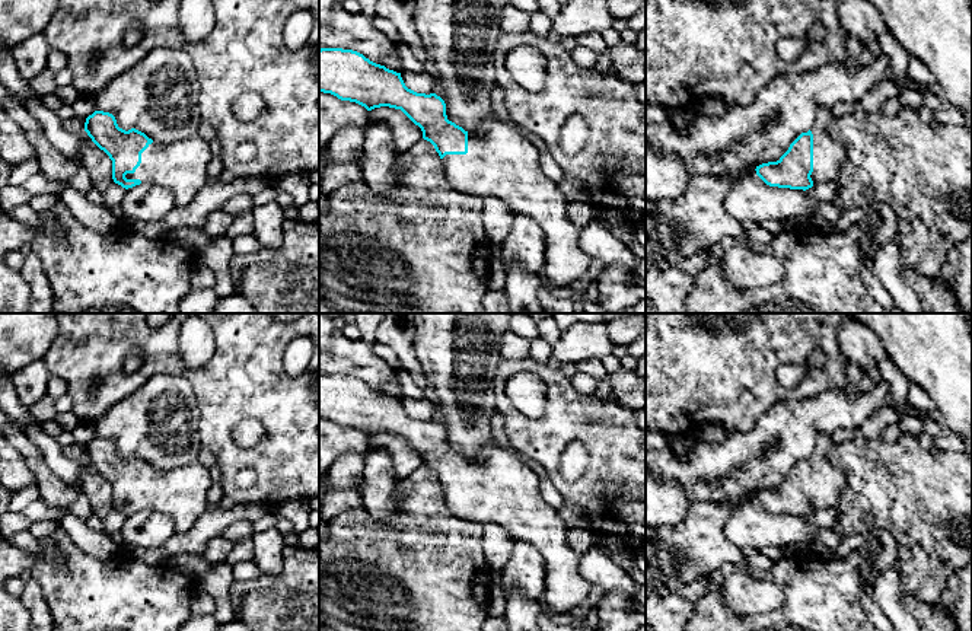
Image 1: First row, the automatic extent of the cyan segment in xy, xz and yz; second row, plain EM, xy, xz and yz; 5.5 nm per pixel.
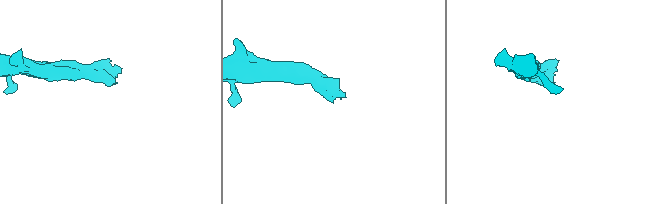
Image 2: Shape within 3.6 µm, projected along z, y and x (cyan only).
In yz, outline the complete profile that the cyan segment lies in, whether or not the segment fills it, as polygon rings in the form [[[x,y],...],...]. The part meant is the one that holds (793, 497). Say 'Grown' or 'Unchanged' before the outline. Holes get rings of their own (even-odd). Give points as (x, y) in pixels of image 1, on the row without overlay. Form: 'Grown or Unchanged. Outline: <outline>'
Grown. Outline: [[[818,434],[812,455],[777,488],[756,493],[756,501],[769,513],[803,517],[834,507],[845,485],[845,475],[829,459],[834,446],[831,434]]]

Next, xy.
Grown. Outline: [[[95,437],[86,444],[85,458],[112,487],[112,506],[128,516],[140,510],[154,510],[172,517],[176,533],[188,532],[208,509],[207,493],[213,484],[210,471],[198,460],[168,471],[154,469],[144,459],[118,453],[112,440]]]

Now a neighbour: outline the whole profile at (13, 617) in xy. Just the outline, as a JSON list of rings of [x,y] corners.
[[[0,532],[0,631],[29,631],[31,625],[28,609],[17,596],[6,590],[4,583],[41,563],[63,563],[63,554],[57,548],[55,533],[38,539],[38,542],[39,549],[29,552],[13,546]]]

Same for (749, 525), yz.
[[[755,495],[729,500],[732,514],[724,525],[724,536],[737,548],[790,546],[809,551],[819,528],[803,516],[767,512]]]

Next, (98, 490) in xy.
[[[86,458],[80,463],[80,485],[90,500],[93,514],[103,519],[114,509],[112,487],[92,468]]]

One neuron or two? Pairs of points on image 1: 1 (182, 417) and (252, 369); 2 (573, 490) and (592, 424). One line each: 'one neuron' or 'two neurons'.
1: two neurons
2: one neuron

